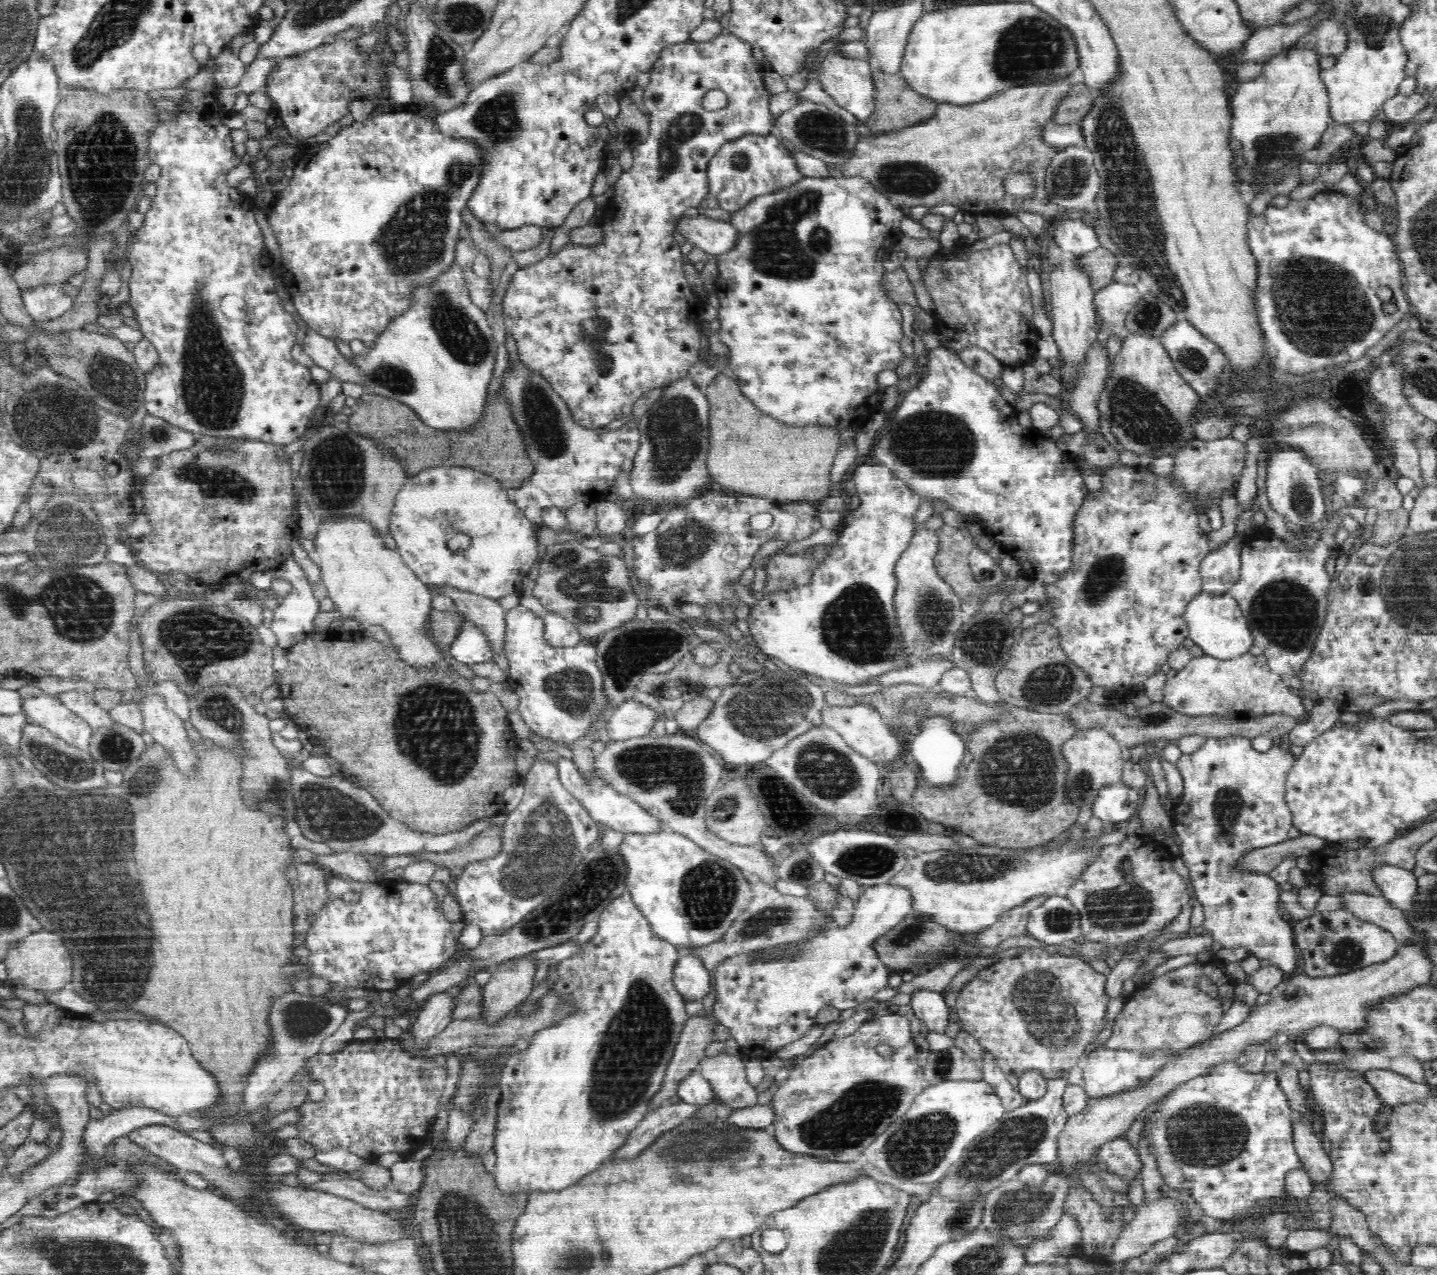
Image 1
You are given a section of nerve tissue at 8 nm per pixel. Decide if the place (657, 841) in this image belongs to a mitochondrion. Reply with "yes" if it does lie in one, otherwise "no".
no

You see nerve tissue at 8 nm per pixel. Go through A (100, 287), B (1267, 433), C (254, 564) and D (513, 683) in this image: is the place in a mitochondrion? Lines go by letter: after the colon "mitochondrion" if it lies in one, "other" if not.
A: other
B: other
C: other
D: other

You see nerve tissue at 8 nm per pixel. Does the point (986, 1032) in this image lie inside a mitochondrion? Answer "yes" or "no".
no

